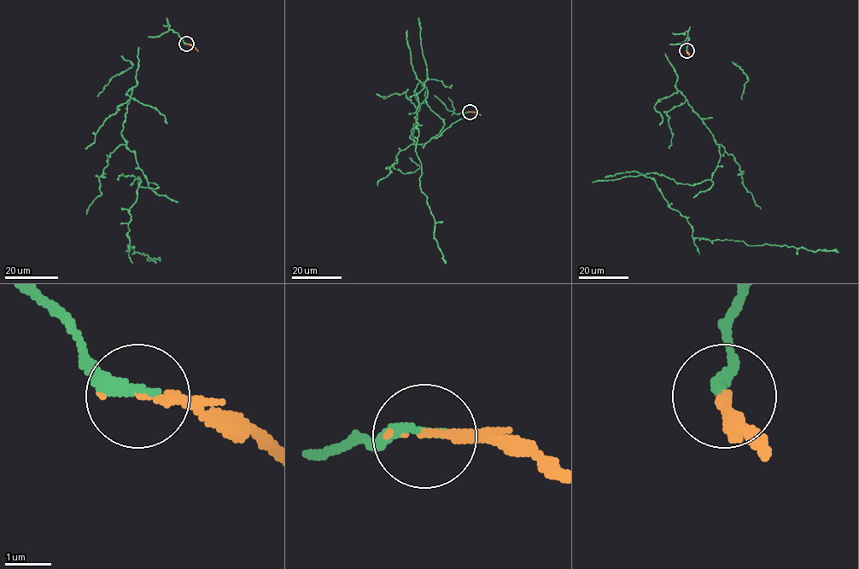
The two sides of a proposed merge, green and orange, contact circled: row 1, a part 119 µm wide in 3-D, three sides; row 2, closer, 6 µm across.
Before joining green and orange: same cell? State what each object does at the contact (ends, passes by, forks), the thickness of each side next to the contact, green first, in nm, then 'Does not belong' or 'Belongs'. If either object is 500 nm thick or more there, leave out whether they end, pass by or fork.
At the ring green ends. At the ring orange ends. Thickness 280 nm (green) against 200 nm. Belongs

